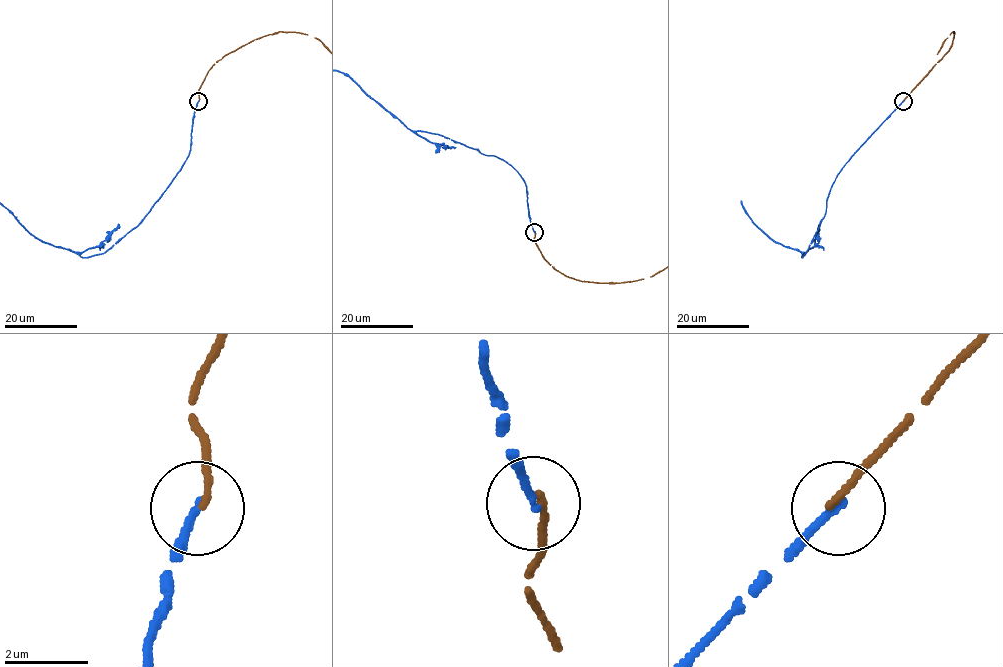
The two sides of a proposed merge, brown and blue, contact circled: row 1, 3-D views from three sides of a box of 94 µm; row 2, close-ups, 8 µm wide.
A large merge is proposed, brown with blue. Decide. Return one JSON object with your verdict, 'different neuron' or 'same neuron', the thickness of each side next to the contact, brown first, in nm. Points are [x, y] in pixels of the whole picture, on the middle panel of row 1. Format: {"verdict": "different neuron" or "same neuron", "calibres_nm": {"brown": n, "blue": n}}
{"verdict": "different neuron", "calibres_nm": {"brown": 160, "blue": 190}}

